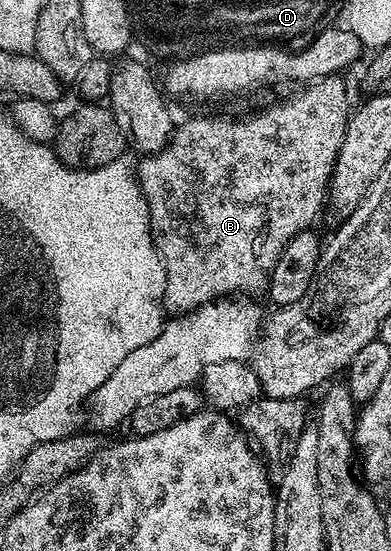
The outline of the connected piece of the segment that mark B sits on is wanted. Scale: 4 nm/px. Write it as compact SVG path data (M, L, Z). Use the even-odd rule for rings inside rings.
M327 76L317 83L311 84L299 97L291 101L282 101L263 113L254 113L247 121L225 121L222 117L194 117L173 130L169 144L160 152L147 154L141 158L136 170L138 185L145 196L149 207L150 233L154 246L157 247L162 266L165 268L164 295L162 296L163 312L168 315L193 313L194 309L217 297L227 295L258 295L270 284L271 273L288 247L289 241L300 232L309 230L317 219L318 212L324 209L328 197L330 176L334 174L334 164L338 158L340 147L344 143L346 124L350 121L352 104L346 98L346 85L341 76Z

